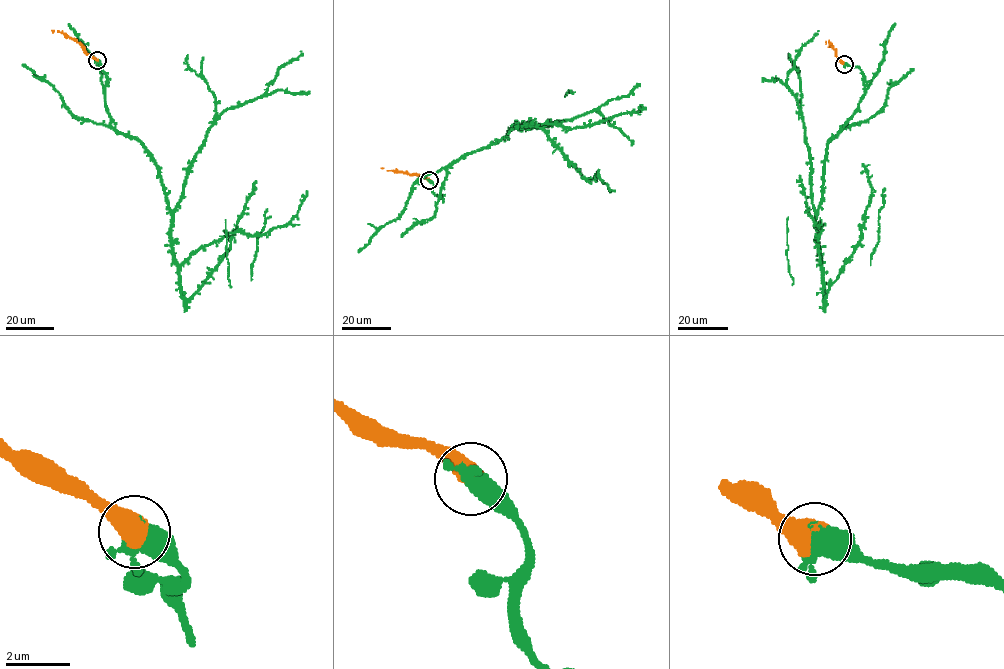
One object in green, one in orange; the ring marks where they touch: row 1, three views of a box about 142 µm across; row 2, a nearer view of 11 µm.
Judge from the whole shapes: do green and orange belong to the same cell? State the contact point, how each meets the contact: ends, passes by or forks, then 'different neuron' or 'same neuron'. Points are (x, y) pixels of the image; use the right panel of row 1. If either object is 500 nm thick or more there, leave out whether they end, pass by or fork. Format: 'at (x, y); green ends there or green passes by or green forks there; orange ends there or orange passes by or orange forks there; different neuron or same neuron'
at (844, 64); same neuron

